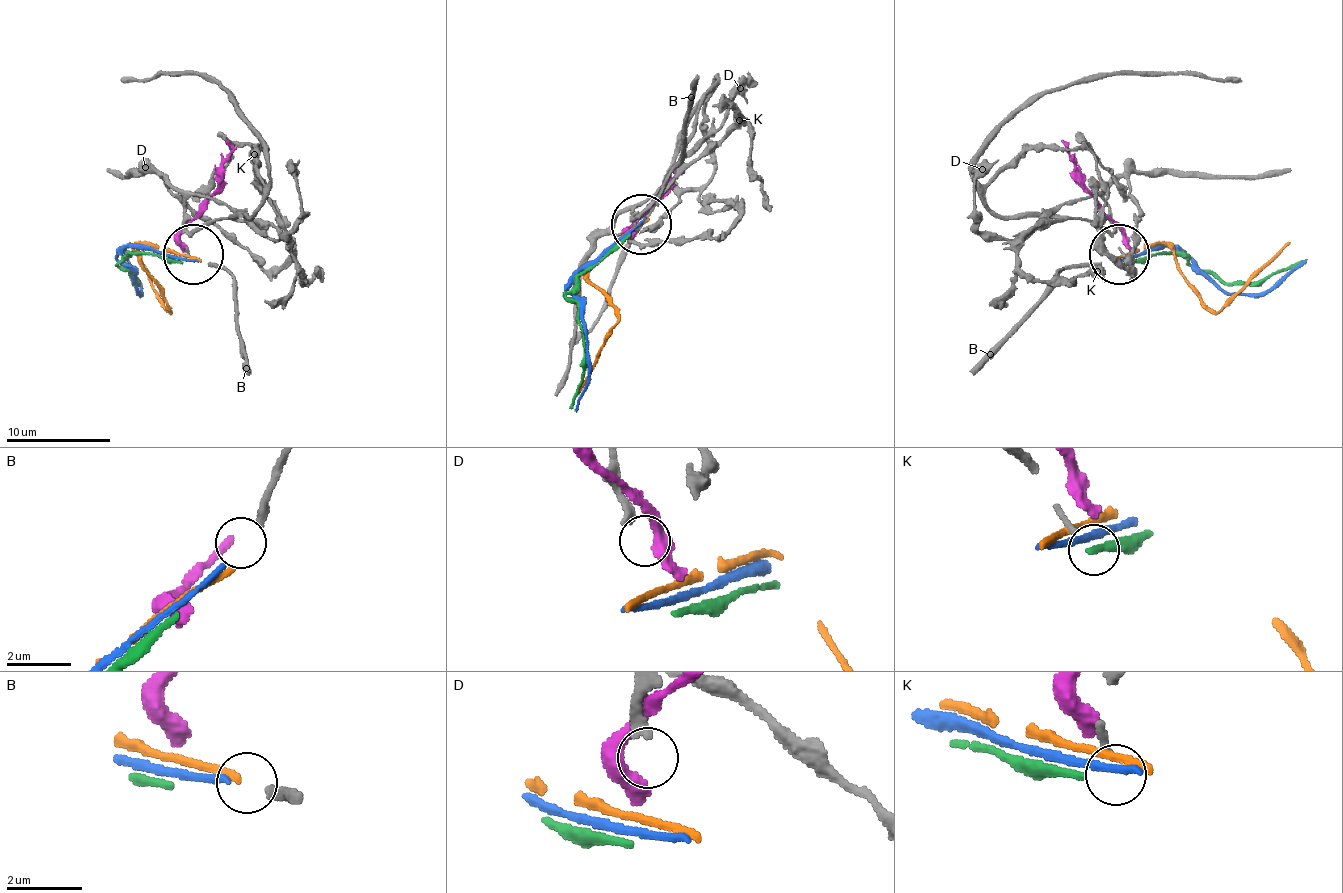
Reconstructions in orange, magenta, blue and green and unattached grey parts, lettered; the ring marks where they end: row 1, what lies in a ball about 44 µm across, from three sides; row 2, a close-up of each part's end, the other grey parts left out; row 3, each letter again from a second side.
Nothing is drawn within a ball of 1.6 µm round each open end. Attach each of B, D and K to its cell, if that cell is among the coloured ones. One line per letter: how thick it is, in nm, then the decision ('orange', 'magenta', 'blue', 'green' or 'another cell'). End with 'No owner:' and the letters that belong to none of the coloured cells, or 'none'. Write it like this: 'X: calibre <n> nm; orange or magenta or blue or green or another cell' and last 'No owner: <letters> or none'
B: calibre 280 nm; another cell
D: calibre 320 nm; another cell
K: calibre 190 nm; another cell
No owner: B, D, K

